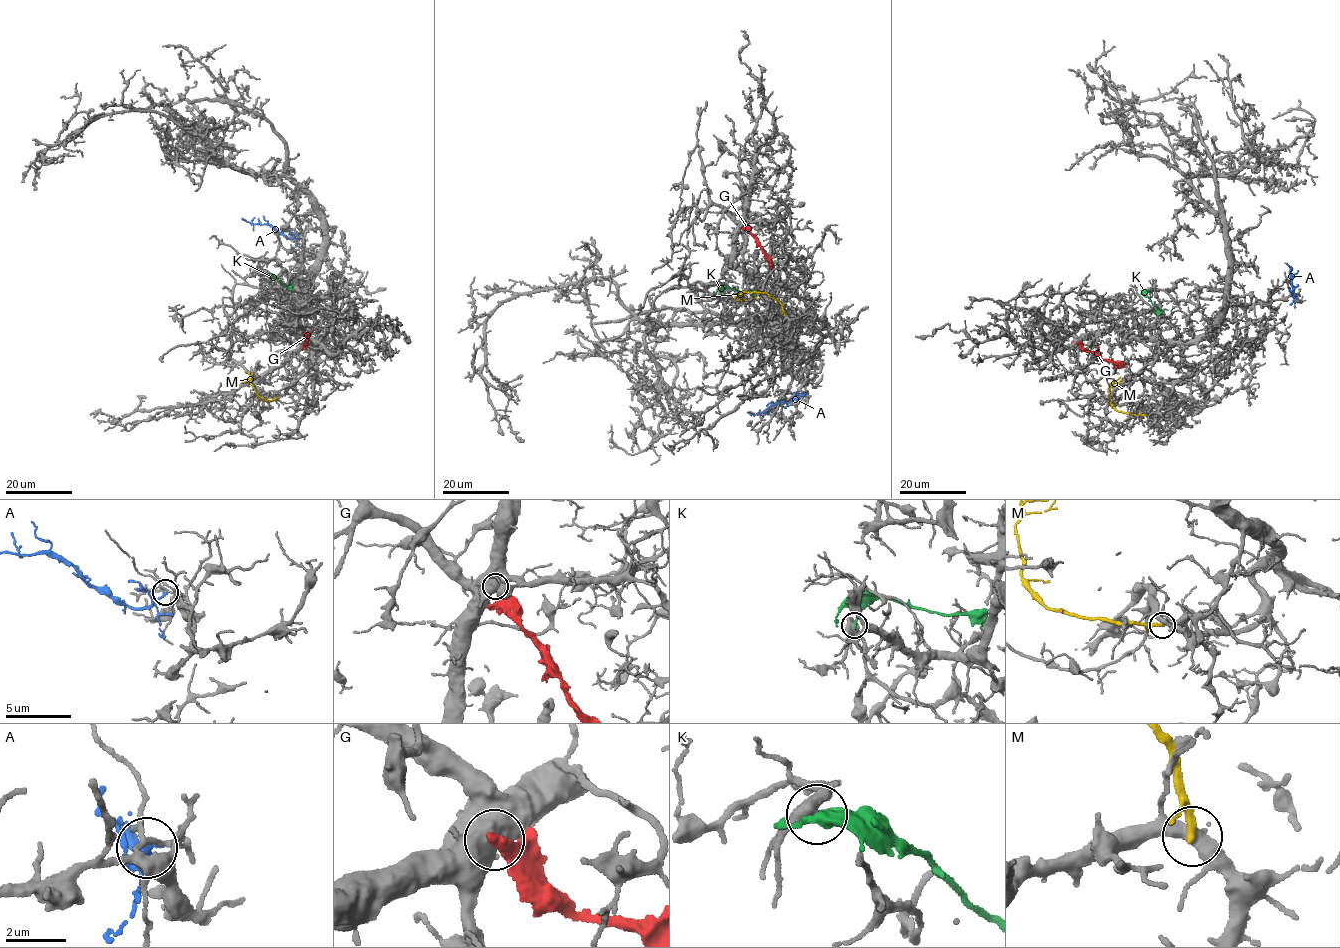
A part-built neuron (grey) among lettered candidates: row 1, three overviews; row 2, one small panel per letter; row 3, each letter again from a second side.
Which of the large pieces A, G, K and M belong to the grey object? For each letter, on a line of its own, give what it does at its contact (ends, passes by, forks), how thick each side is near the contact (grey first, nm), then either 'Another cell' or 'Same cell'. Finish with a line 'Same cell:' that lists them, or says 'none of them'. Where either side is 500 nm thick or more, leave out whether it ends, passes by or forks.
A: It ends there. Thickness 140 nm (grey) against 180 nm. Another cell
G: Thickness 750 nm (grey) against 550 nm. Another cell
K: It ends there. Thickness 480 nm (grey) against 190 nm. Another cell
M: It ends there. Thickness 380 nm (grey) against 280 nm. Another cell
Same cell: none of them

